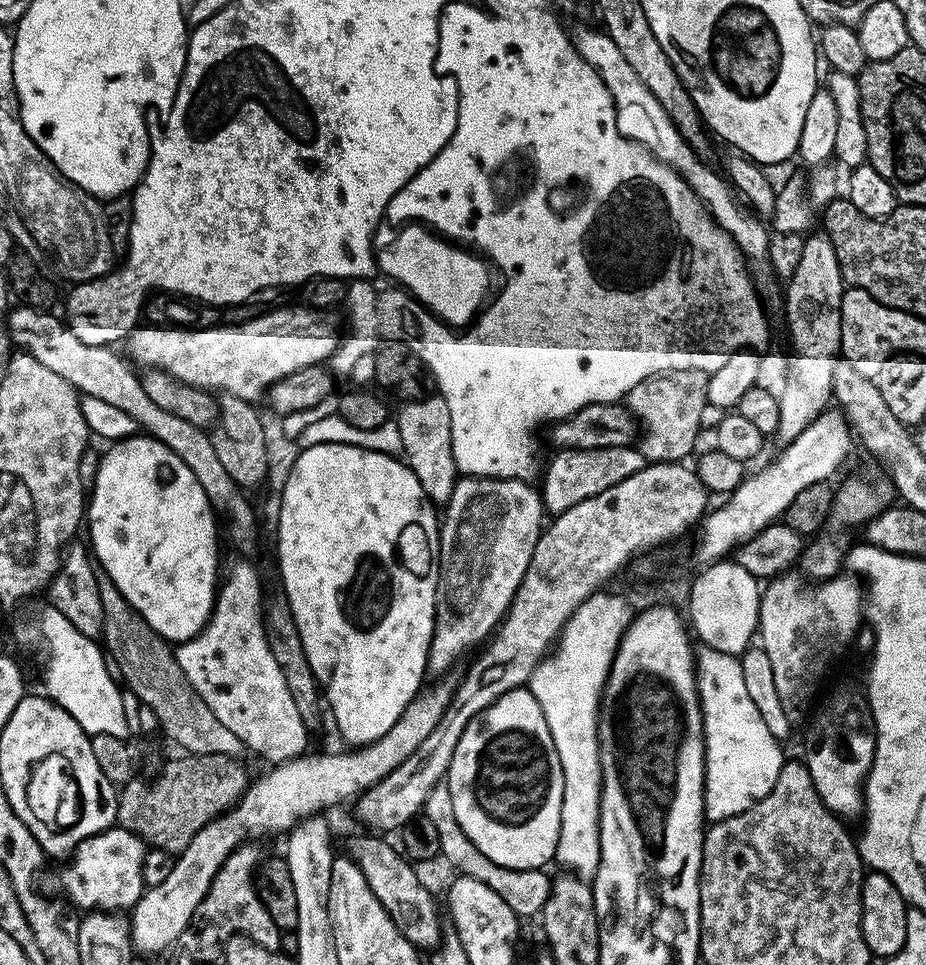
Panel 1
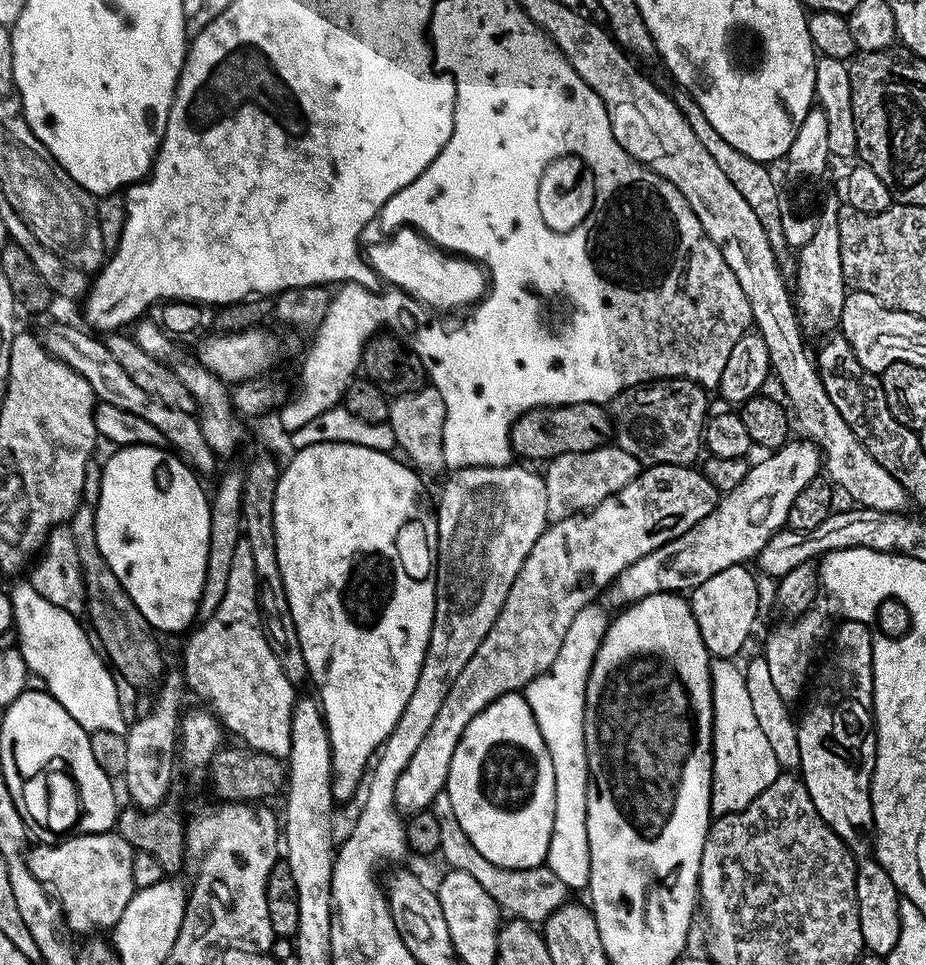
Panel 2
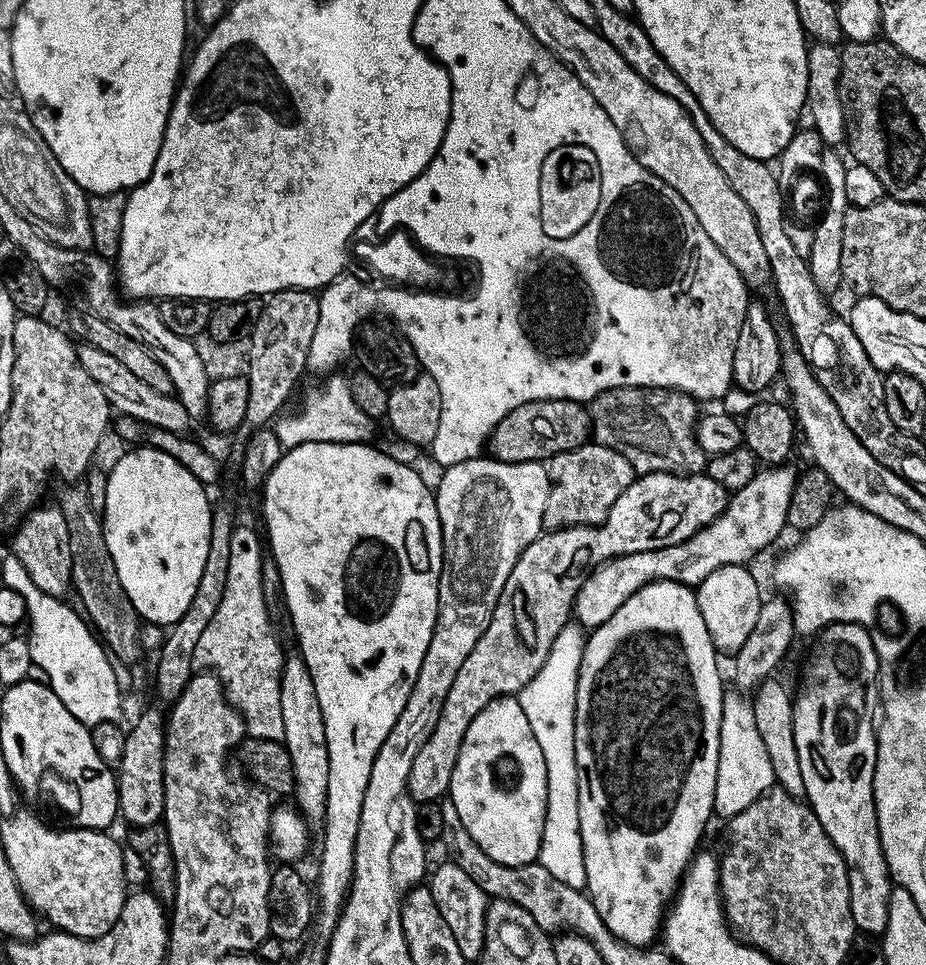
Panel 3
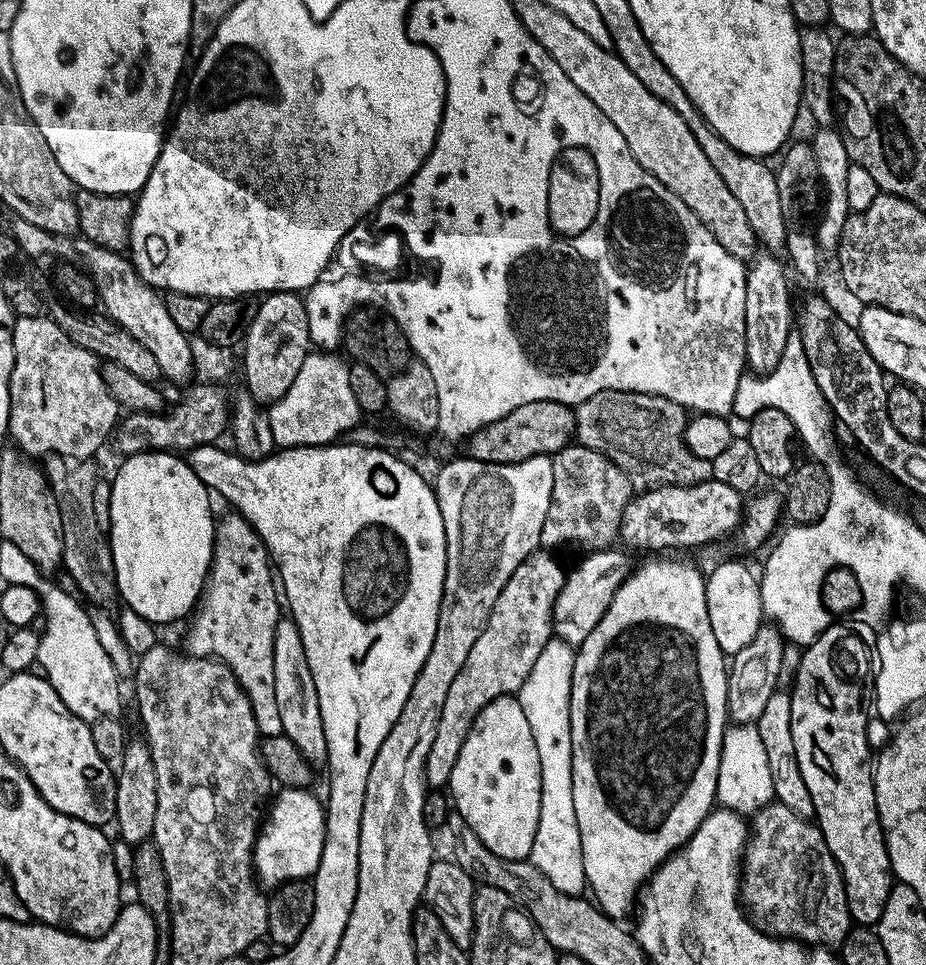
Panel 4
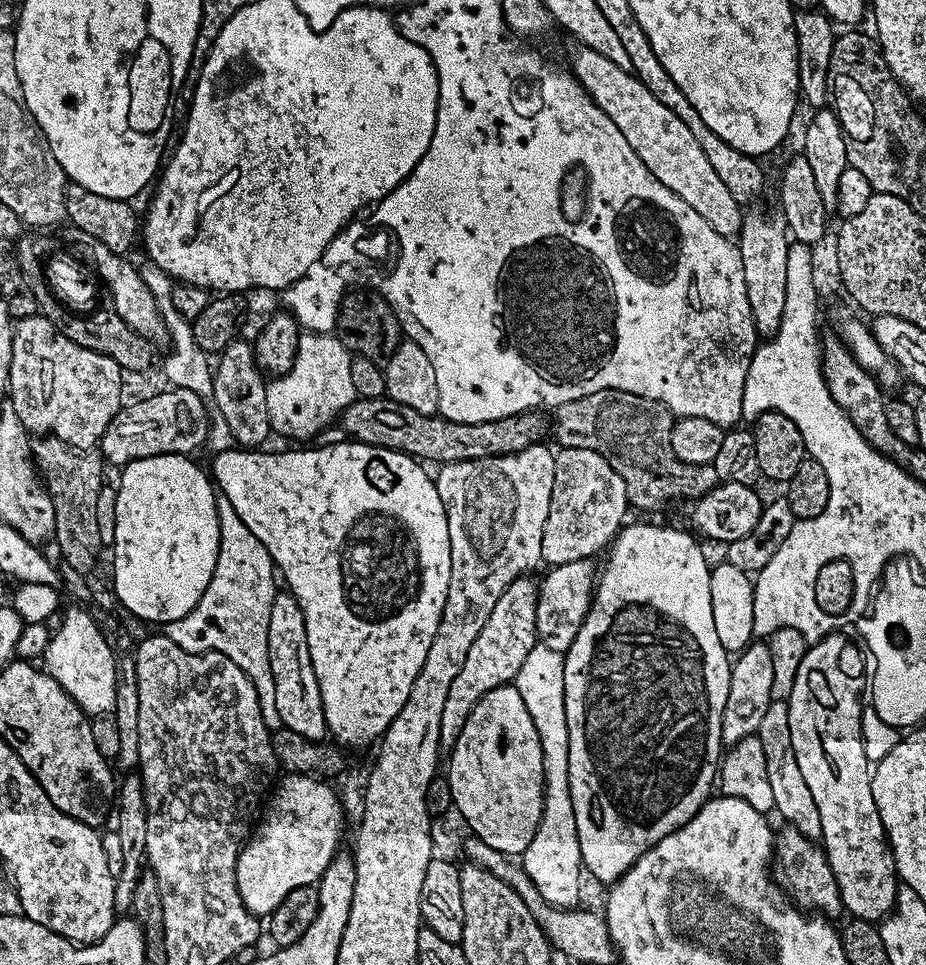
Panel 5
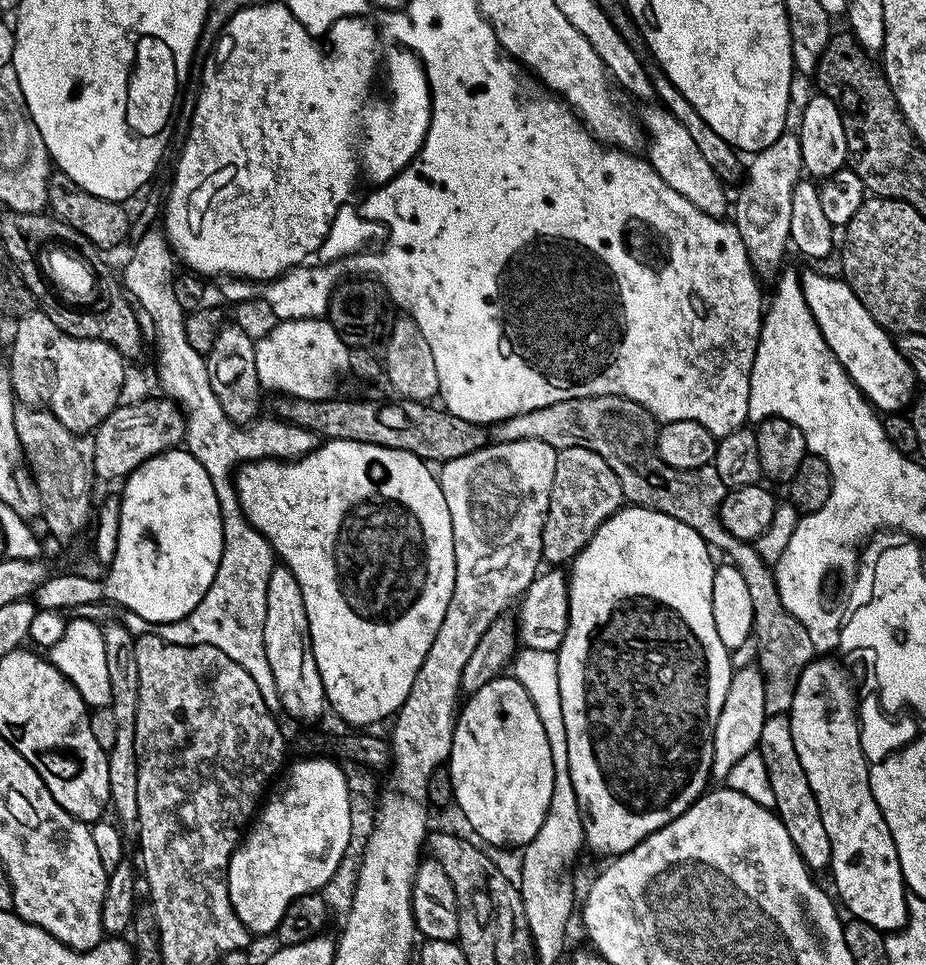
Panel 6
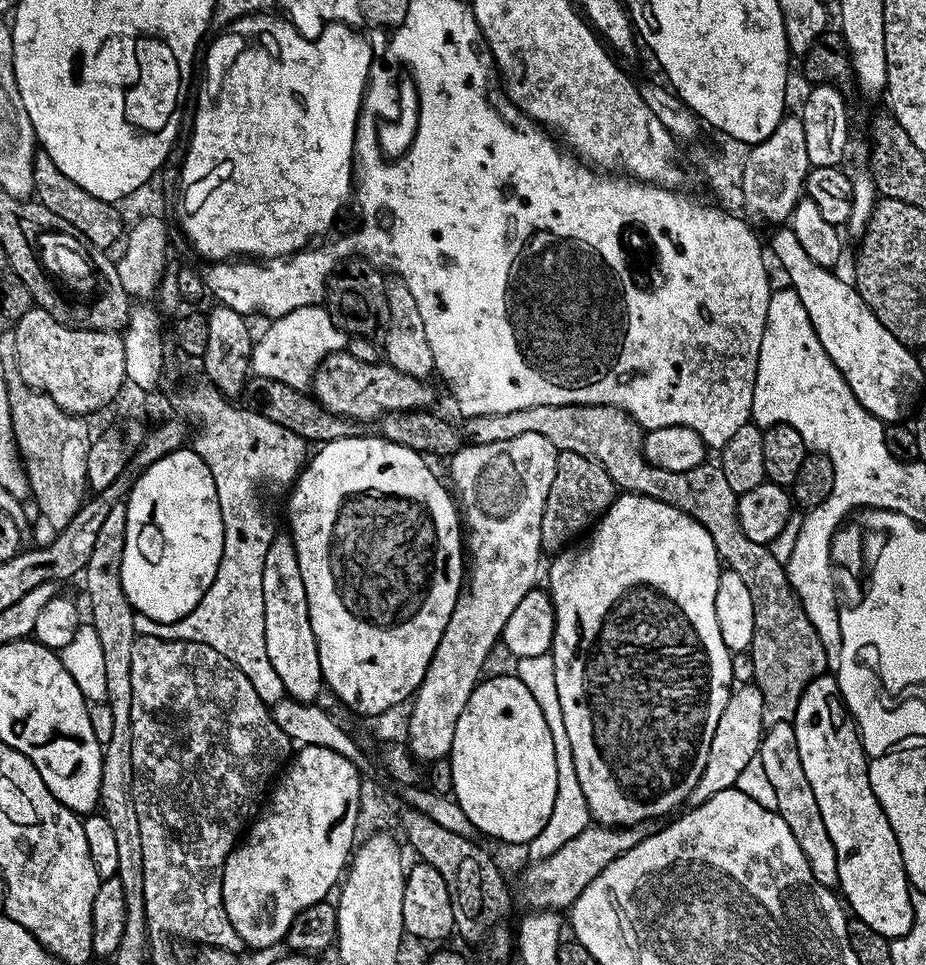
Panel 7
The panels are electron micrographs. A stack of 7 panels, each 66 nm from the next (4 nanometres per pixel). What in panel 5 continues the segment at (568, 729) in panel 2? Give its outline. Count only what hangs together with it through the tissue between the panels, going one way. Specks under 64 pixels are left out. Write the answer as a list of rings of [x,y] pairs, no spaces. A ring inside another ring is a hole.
[[[536,643],[530,650],[530,654],[526,654],[526,662],[522,662],[522,670],[518,670],[514,683],[518,694],[522,694],[522,702],[526,702],[526,710],[530,710],[530,718],[534,718],[534,730],[538,730],[538,738],[542,742],[542,758],[544,759],[544,809],[542,810],[542,818],[538,822],[538,830],[534,834],[530,846],[526,846],[526,850],[522,853],[522,867],[530,878],[530,882],[534,882],[534,886],[538,886],[538,894],[542,894],[542,898],[547,904],[553,904],[555,908],[576,908],[580,900],[582,861],[580,858],[580,847],[578,846],[578,826],[574,822],[574,802],[570,802],[570,778],[568,777],[570,742],[568,741],[568,731],[566,730],[566,706],[564,705],[564,653],[555,652],[542,643]]]

